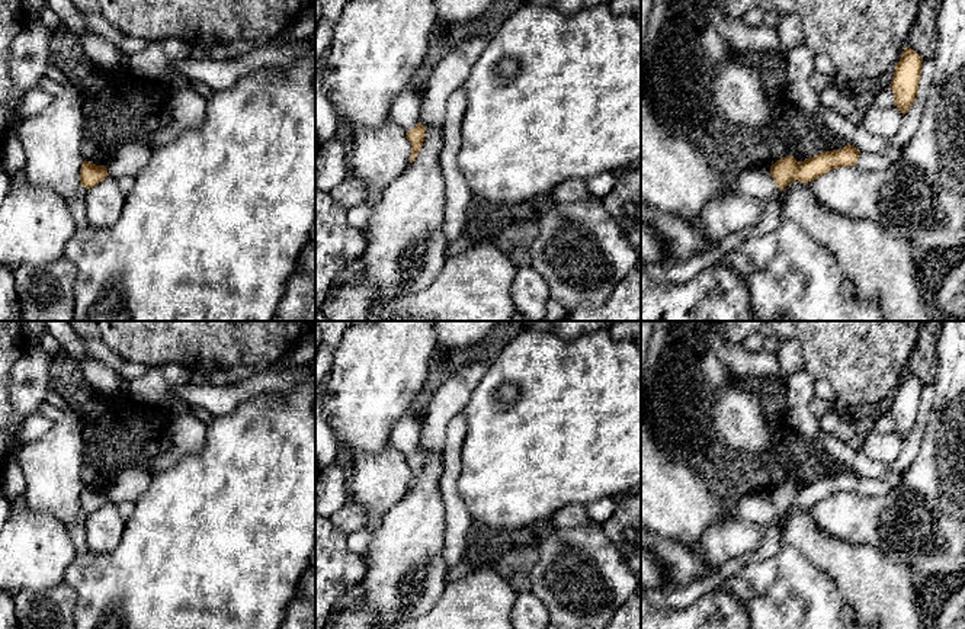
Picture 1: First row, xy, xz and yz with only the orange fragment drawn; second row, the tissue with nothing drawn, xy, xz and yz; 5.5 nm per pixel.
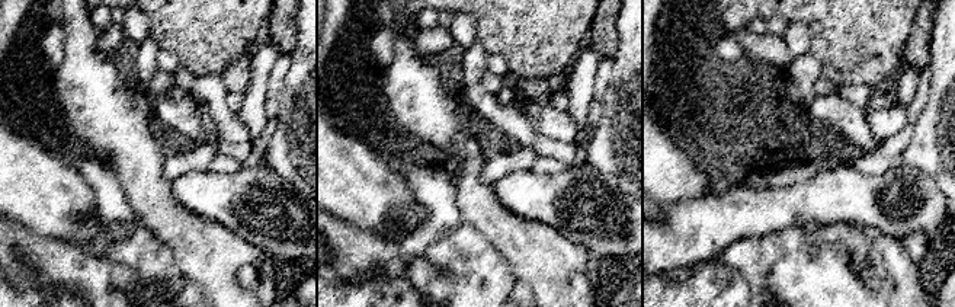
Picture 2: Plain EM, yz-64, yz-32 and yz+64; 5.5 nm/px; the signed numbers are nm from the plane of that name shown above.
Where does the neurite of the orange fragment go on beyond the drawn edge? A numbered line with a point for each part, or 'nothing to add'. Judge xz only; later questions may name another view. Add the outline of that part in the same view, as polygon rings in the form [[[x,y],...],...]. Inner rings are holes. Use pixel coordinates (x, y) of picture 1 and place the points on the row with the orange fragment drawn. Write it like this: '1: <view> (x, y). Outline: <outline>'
1: xz (406, 111). Outline: [[[405,89],[389,110],[389,119],[400,125],[405,132],[420,123],[420,96]]]

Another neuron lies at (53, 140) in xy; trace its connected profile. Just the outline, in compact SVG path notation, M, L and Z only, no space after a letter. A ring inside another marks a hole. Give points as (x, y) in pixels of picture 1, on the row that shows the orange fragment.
M68 80L62 93L38 115L22 119L16 126L25 150L23 173L28 183L48 186L58 192L67 202L78 196L80 169L83 158L84 109L83 99L76 86Z

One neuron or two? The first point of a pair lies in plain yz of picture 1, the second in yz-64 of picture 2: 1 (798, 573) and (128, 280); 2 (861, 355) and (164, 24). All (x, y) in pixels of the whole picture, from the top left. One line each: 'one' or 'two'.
1: two
2: one

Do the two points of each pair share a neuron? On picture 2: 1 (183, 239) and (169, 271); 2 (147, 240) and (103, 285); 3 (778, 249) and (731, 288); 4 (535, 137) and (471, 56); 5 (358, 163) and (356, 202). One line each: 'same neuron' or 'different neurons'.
1: different neurons
2: different neurons
3: different neurons
4: same neuron
5: same neuron

